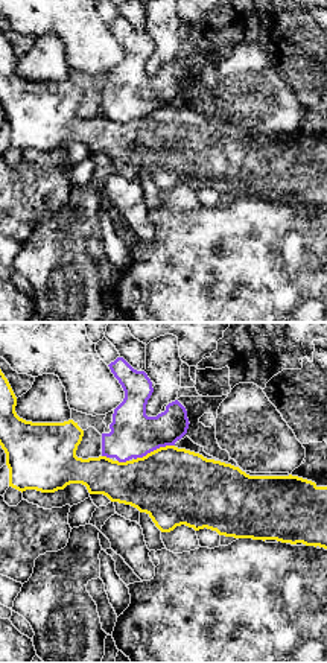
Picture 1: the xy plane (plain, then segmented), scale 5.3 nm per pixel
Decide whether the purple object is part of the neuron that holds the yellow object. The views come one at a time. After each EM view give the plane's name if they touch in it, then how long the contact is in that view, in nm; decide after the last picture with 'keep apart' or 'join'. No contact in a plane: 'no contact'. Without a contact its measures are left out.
contact in xy; length 240 nm

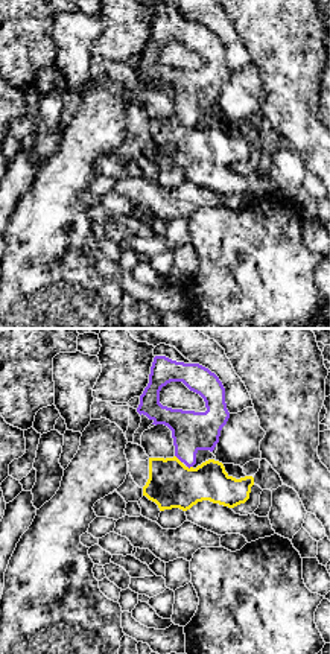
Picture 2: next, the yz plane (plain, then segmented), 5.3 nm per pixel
contact in yz; length 60 nm

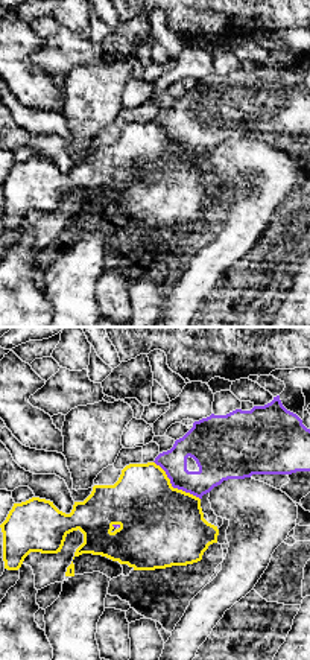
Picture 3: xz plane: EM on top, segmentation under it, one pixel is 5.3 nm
contact in xz; length 320 nm

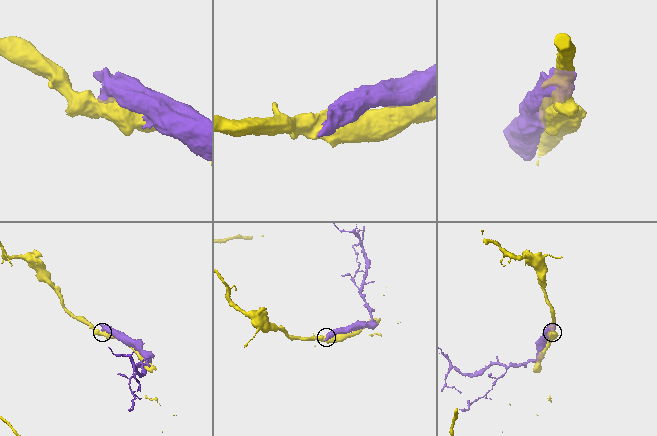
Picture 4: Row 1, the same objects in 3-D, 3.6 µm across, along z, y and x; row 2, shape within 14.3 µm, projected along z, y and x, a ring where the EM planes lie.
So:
keep apart

